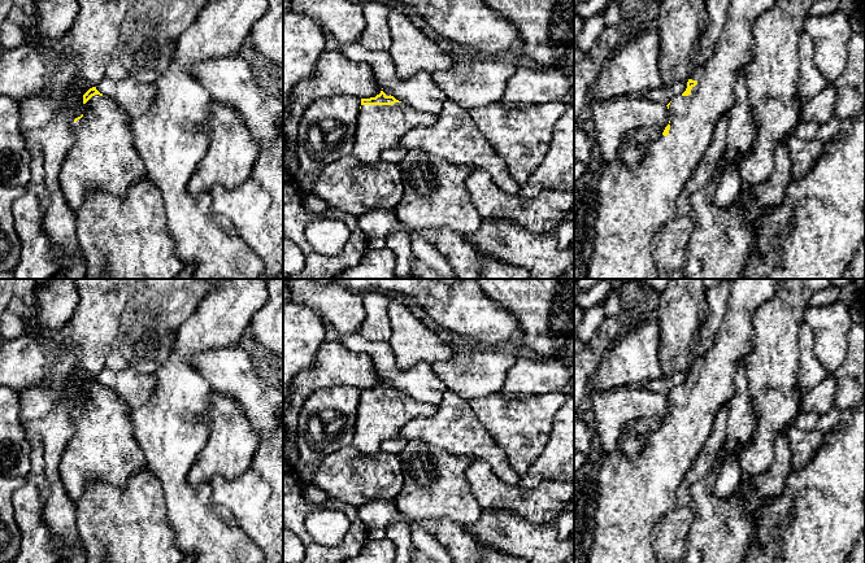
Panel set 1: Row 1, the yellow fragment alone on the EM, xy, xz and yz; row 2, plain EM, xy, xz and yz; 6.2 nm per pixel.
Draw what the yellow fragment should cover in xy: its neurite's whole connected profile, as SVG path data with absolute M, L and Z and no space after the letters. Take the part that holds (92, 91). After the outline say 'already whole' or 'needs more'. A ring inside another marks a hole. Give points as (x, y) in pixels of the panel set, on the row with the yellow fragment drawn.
M96 87L83 95L83 104L83 114L74 119L75 141L58 175L62 195L74 213L83 208L88 193L100 191L123 198L127 189L147 175L134 147L130 132L131 119L119 105L100 93Z; needs more

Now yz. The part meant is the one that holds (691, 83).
M730 0L727 21L712 56L704 65L694 66L686 91L666 105L670 121L662 135L647 145L635 166L621 161L601 163L594 252L587 279L657 279L653 259L656 236L675 218L679 195L710 145L718 121L733 108L738 77L753 60L753 26L774 3Z; needs more

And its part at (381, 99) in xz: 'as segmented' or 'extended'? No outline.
extended

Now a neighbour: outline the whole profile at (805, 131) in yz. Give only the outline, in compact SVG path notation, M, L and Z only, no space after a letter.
M817 122L799 123L794 135L801 141L809 141L816 139L820 125Z

